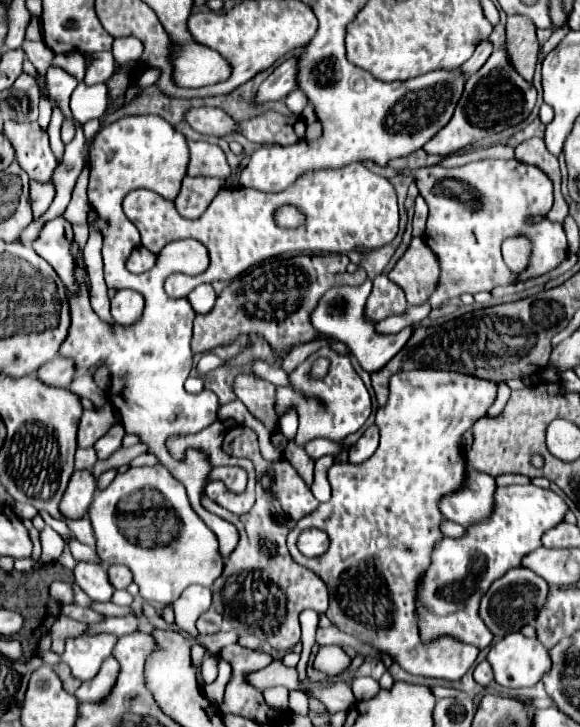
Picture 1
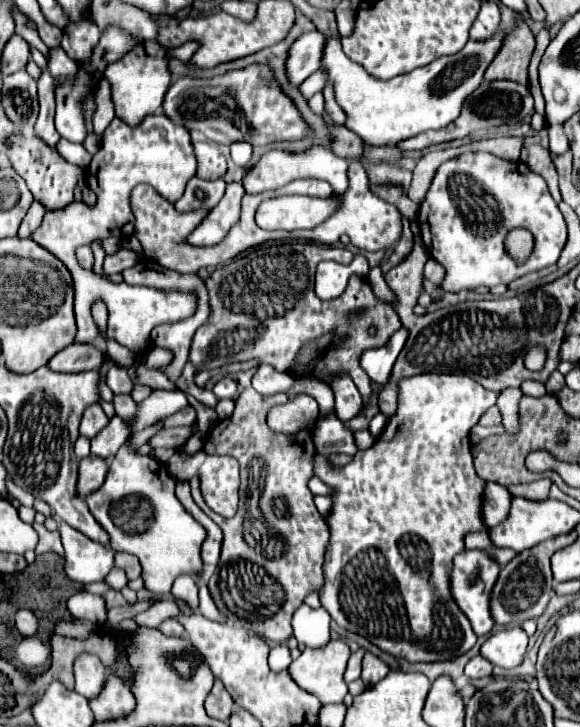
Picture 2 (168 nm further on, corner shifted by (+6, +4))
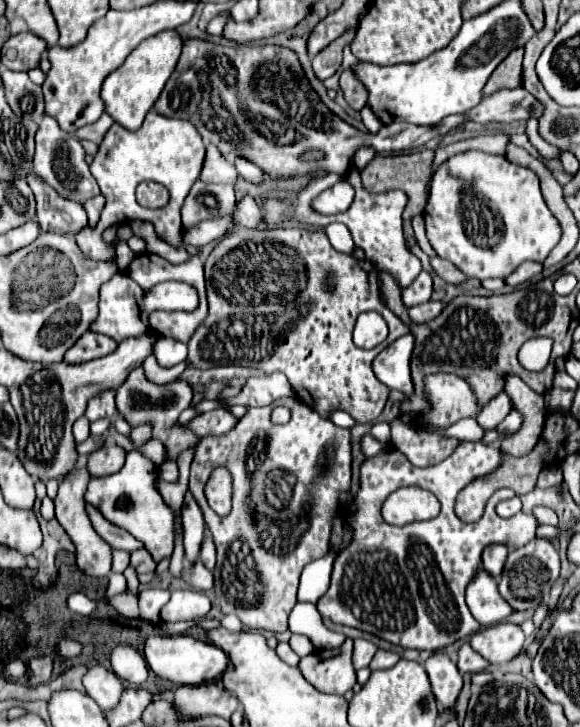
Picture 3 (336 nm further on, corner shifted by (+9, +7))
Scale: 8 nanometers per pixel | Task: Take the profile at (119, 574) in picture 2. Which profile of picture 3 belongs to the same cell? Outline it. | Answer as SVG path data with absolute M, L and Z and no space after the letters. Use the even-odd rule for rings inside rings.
M114 550L114 562L112 562L112 572L122 574L128 568L128 552L124 550Z

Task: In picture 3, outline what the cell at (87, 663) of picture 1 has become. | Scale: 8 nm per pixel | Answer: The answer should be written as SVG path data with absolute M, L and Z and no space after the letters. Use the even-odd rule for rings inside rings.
M92 666L84 678L82 684L86 688L86 694L94 698L94 702L102 708L114 708L116 700L120 698L120 692L124 690L120 678L114 672L108 672L104 666Z

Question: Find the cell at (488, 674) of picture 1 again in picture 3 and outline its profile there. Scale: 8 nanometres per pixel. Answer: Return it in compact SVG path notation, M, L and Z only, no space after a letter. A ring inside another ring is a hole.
M464 644L458 652L458 670L462 674L474 674L474 672L484 672L488 668L488 660L484 660L478 652L472 650L470 644Z

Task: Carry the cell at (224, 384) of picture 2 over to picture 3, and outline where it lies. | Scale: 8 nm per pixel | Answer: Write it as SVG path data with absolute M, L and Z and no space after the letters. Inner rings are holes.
M272 372L266 376L248 378L246 386L238 396L221 400L228 406L262 406L262 404L272 404L276 398L282 396L294 396L292 386L288 384L288 378L282 372Z

